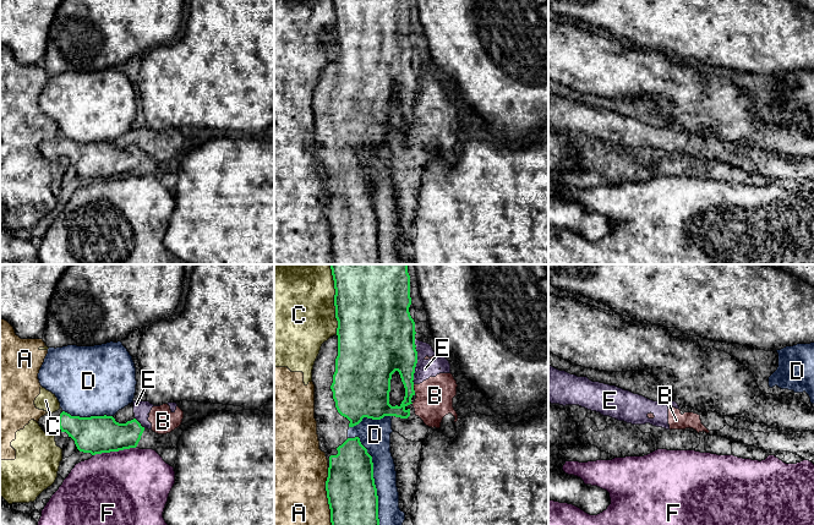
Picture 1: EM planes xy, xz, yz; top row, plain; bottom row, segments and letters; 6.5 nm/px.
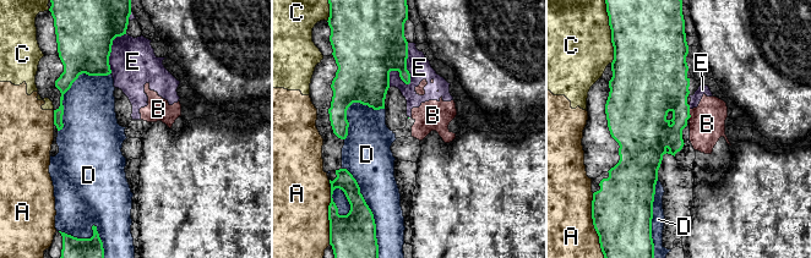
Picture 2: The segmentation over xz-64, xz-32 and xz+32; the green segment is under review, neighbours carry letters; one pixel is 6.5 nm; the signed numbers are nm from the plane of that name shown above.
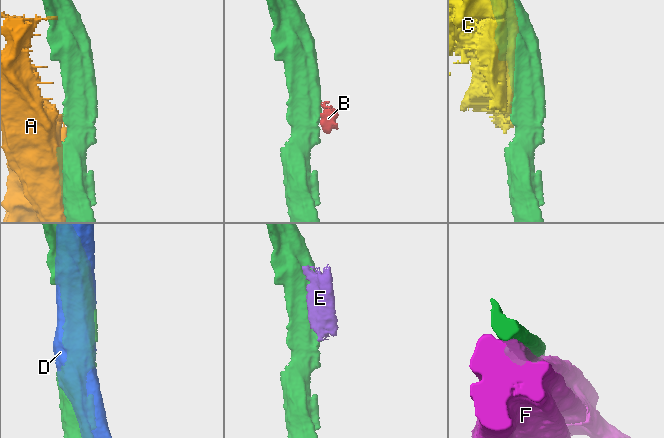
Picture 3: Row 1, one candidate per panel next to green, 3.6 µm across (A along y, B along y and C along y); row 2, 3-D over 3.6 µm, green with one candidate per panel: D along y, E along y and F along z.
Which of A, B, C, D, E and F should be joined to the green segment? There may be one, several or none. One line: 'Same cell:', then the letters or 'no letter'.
Same cell: no letter

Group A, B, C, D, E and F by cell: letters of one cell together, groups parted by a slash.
A C / B E / D / F

